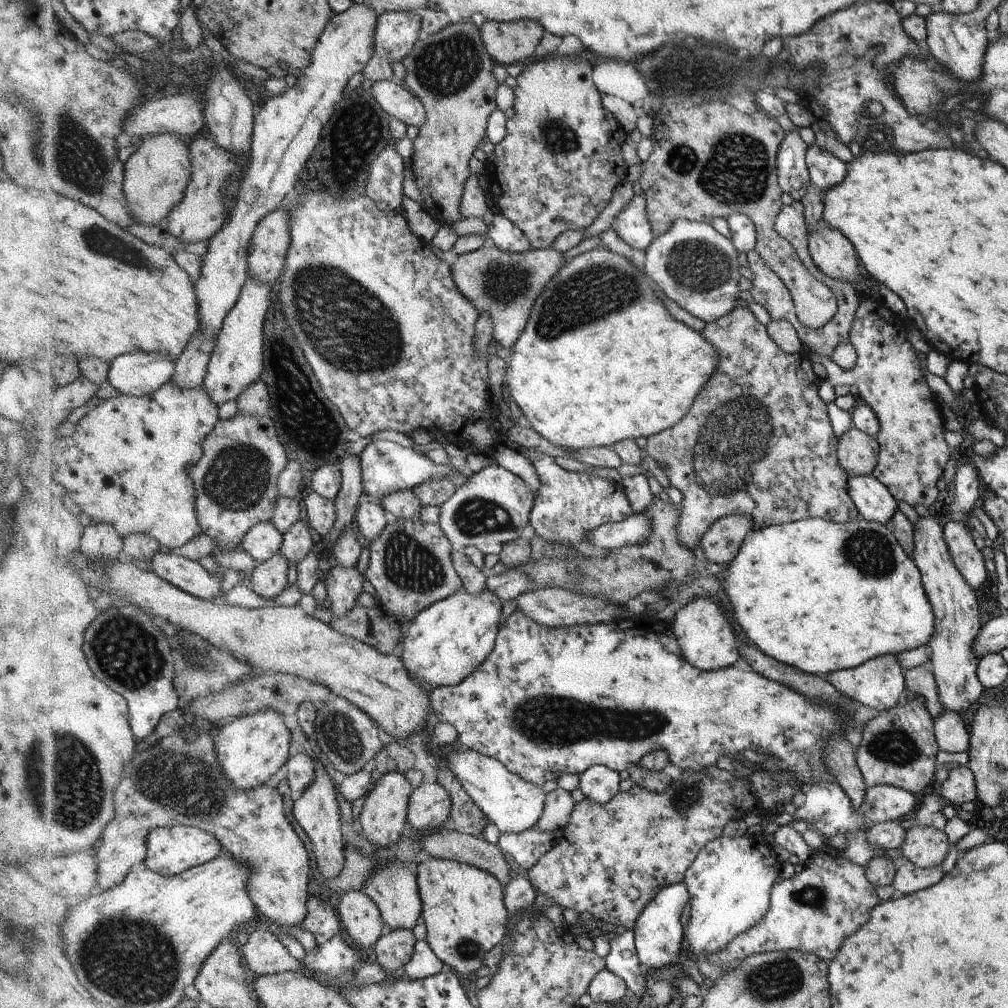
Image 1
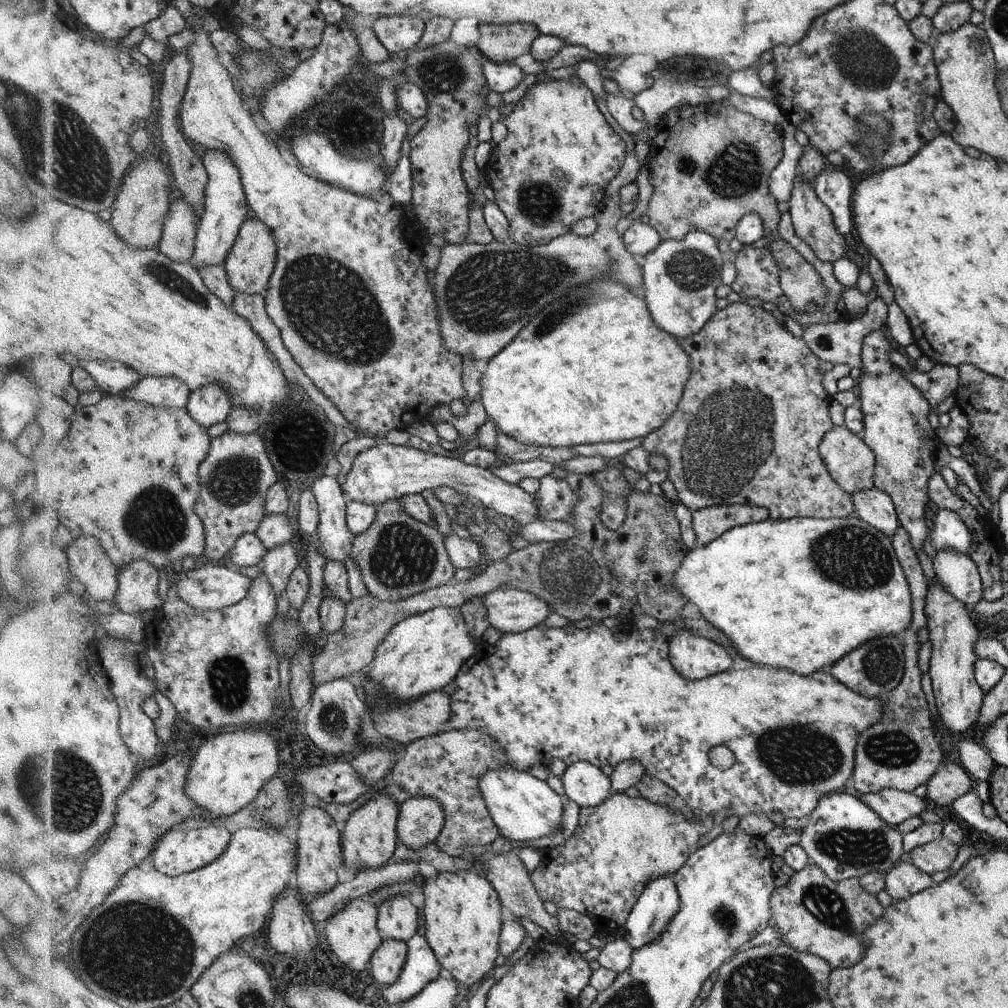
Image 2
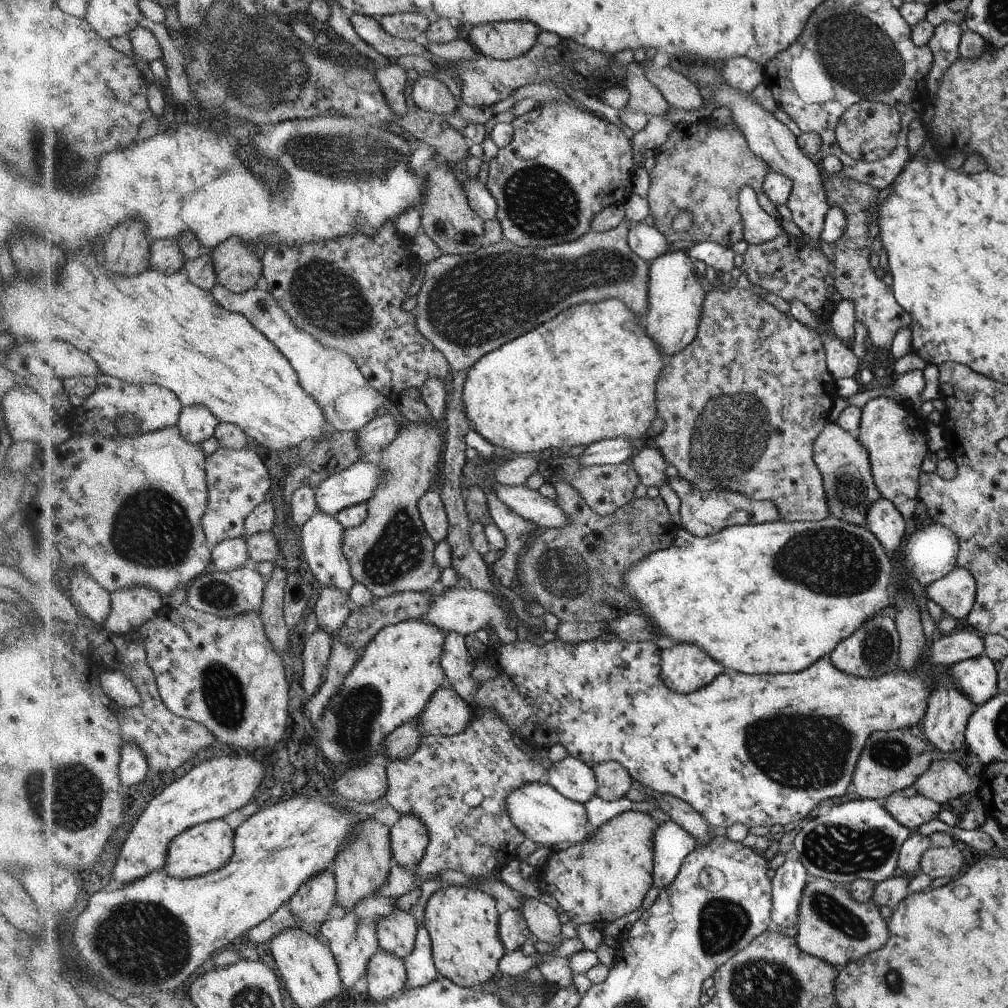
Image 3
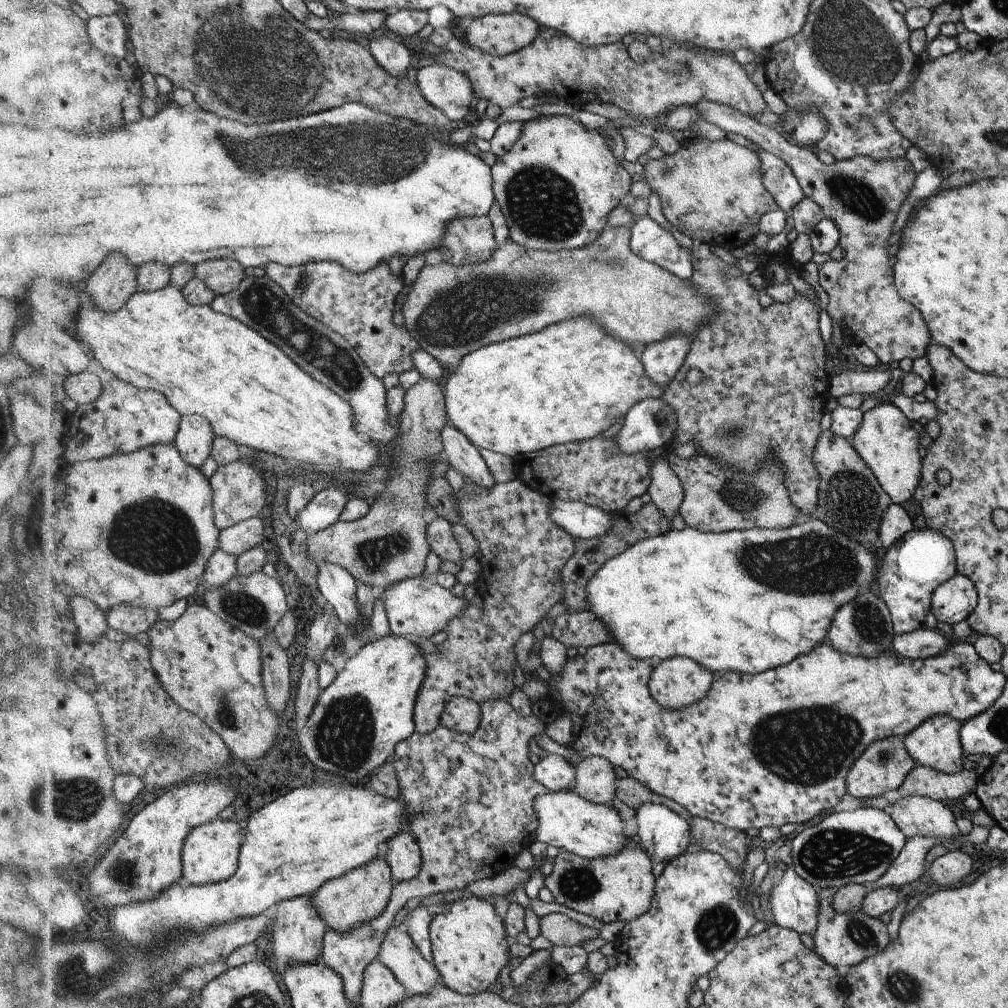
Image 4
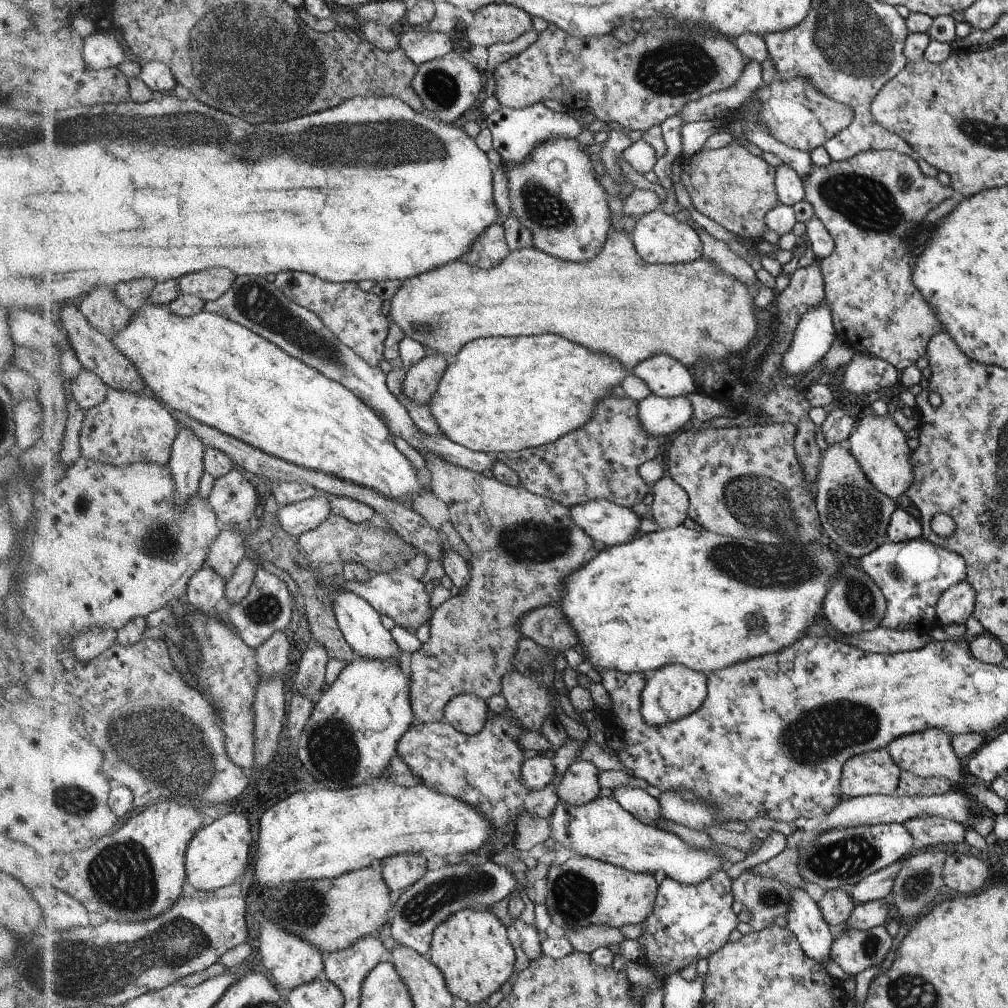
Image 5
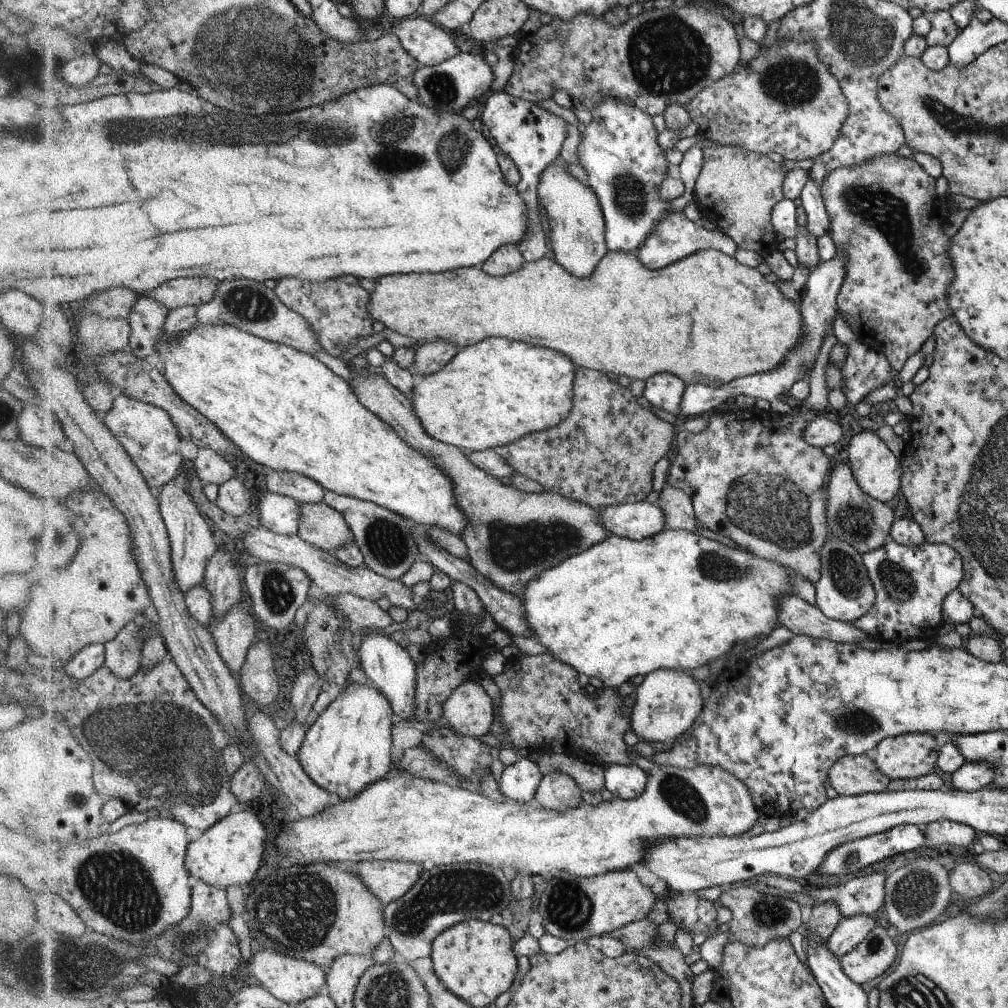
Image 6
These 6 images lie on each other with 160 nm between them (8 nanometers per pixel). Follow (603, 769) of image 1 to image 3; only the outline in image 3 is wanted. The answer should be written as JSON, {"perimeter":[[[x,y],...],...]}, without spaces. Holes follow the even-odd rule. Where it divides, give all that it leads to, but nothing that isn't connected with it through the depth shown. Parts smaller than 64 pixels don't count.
{"perimeter":[[[568,756],[560,762],[552,762],[548,768],[546,782],[568,799],[585,804],[596,797],[598,784],[591,766]]]}

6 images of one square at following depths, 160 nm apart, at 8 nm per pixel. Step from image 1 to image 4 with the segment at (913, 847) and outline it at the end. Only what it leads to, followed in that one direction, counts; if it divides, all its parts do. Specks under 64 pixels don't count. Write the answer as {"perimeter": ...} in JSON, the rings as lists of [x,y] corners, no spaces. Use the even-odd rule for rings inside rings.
{"perimeter":[[[948,851],[933,860],[926,870],[934,882],[940,884],[942,888],[948,888],[958,886],[966,876],[972,873],[972,863],[971,856],[966,853]]]}

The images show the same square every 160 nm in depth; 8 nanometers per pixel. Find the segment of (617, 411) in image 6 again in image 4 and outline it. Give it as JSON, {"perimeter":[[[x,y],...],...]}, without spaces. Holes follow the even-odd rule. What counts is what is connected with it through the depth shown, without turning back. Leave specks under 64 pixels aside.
{"perimeter":[[[601,434],[587,441],[552,445],[516,456],[513,468],[522,482],[550,499],[580,501],[609,514],[624,511],[628,502],[641,497],[651,484],[651,466],[642,453],[626,456],[617,449],[615,438],[602,438]]]}

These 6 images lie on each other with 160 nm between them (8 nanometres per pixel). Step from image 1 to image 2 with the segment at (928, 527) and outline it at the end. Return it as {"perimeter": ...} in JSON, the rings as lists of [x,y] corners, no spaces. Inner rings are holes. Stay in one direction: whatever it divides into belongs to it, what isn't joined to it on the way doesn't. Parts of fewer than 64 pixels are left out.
{"perimeter":[[[934,581],[927,588],[927,602],[925,612],[927,615],[927,629],[930,632],[930,644],[932,644],[931,658],[929,661],[929,674],[932,679],[932,690],[934,692],[935,704],[938,712],[938,722],[946,733],[962,734],[971,726],[976,726],[982,713],[983,699],[985,692],[980,688],[979,682],[975,679],[976,640],[980,637],[976,624],[970,618],[971,608],[964,606],[963,602],[956,600],[952,594],[944,590]]]}

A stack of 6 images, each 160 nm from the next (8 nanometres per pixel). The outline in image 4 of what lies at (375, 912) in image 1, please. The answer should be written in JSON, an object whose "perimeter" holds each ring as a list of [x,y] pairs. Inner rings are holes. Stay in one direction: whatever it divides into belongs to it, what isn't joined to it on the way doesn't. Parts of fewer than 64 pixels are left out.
{"perimeter":[[[503,699],[486,700],[480,706],[482,721],[476,732],[457,733],[439,725],[425,735],[412,733],[399,742],[393,754],[392,762],[399,784],[398,800],[405,804],[407,818],[411,818],[408,828],[418,839],[423,864],[416,877],[396,883],[391,900],[376,918],[354,925],[345,933],[327,929],[320,960],[342,976],[348,1002],[356,1002],[360,998],[364,969],[376,960],[384,935],[405,904],[411,904],[432,892],[462,890],[470,882],[495,877],[514,865],[516,856],[537,840],[538,818],[534,802],[539,794],[549,791],[536,780],[534,764],[528,760],[528,740],[540,731],[539,720],[534,714],[524,720]]]}

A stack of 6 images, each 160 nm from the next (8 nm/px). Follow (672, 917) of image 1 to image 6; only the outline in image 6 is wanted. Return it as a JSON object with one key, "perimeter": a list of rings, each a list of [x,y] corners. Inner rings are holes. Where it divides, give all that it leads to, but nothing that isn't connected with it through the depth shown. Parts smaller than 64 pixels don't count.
{"perimeter":[[[610,764],[605,770],[605,787],[623,801],[638,798],[647,785],[647,775],[636,765]]]}

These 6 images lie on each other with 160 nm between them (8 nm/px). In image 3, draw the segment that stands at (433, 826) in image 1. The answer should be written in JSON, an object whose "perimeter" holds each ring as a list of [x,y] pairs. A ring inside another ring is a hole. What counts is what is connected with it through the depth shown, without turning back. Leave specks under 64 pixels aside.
{"perimeter":[[[400,816],[391,828],[390,836],[396,864],[412,868],[423,861],[428,847],[428,830],[416,816]]]}

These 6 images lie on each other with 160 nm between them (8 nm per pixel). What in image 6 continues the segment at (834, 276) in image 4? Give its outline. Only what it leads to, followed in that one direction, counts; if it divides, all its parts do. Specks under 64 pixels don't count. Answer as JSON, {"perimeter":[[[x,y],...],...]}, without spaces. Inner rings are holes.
{"perimeter":[[[896,153],[879,154],[859,165],[842,167],[830,170],[821,182],[821,195],[830,219],[830,235],[835,241],[835,247],[838,253],[848,255],[845,262],[845,275],[842,286],[837,294],[837,308],[845,317],[847,325],[857,333],[857,337],[866,342],[870,347],[880,351],[890,363],[896,374],[903,366],[906,360],[913,354],[920,352],[922,345],[930,336],[934,334],[935,326],[940,321],[952,317],[954,311],[947,303],[947,290],[950,289],[953,270],[951,269],[948,247],[951,245],[951,238],[947,238],[942,231],[946,224],[950,211],[947,209],[945,198],[936,193],[936,179],[928,174],[919,162],[913,158],[906,158]]]}

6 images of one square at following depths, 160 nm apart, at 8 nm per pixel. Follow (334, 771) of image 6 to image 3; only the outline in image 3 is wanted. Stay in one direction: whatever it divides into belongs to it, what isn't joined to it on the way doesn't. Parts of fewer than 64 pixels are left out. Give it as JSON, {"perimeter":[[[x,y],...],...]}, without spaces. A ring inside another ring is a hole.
{"perimeter":[[[422,619],[406,620],[382,628],[363,649],[348,676],[342,680],[340,690],[334,692],[322,718],[315,729],[315,744],[323,759],[334,764],[343,763],[347,768],[364,766],[384,757],[384,741],[396,728],[419,718],[431,701],[435,691],[444,682],[444,669],[440,666],[443,658],[444,638],[447,632],[432,624],[424,624]]]}

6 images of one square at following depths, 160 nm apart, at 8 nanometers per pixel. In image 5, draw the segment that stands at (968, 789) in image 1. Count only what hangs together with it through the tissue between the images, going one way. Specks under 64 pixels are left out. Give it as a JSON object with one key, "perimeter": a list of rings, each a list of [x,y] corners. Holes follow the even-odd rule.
{"perimeter":[[[904,771],[896,794],[901,797],[929,797],[952,792],[952,782],[947,778],[920,777]]]}

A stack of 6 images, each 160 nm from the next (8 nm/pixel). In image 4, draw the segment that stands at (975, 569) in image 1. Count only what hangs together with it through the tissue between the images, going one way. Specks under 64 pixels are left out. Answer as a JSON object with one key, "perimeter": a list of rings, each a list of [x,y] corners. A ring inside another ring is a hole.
{"perimeter":[[[959,572],[950,580],[943,582],[931,598],[931,612],[938,622],[944,622],[944,624],[953,625],[967,620],[976,605],[975,584]]]}

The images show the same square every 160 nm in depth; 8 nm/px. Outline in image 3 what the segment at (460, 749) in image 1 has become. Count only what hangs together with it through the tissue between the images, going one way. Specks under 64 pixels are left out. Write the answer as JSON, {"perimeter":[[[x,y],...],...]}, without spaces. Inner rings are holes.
{"perimeter":[[[530,782],[518,790],[512,790],[512,794],[508,794],[506,806],[516,828],[524,832],[526,839],[529,838],[532,842],[551,848],[564,842],[584,844],[590,840],[590,836],[594,836],[595,830],[588,822],[584,804],[573,802],[547,782]]]}

